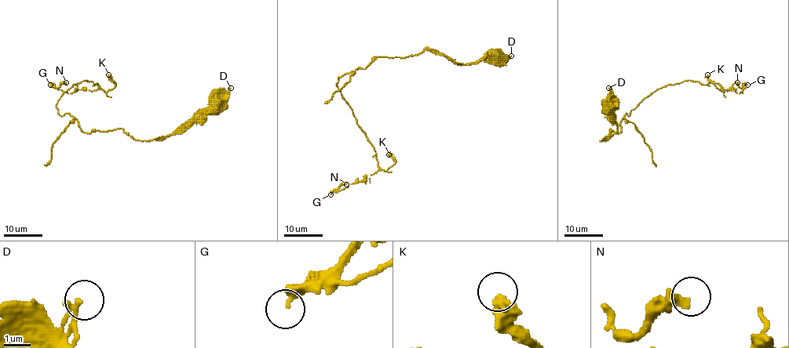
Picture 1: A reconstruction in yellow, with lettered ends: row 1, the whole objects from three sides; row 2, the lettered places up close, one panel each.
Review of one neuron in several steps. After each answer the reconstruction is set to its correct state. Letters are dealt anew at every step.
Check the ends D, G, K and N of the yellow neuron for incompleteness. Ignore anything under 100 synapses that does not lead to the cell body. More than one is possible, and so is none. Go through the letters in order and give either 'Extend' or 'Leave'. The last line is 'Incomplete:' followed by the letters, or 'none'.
D: Leave
G: Leave
K: Leave
N: Leave
Incomplete: none

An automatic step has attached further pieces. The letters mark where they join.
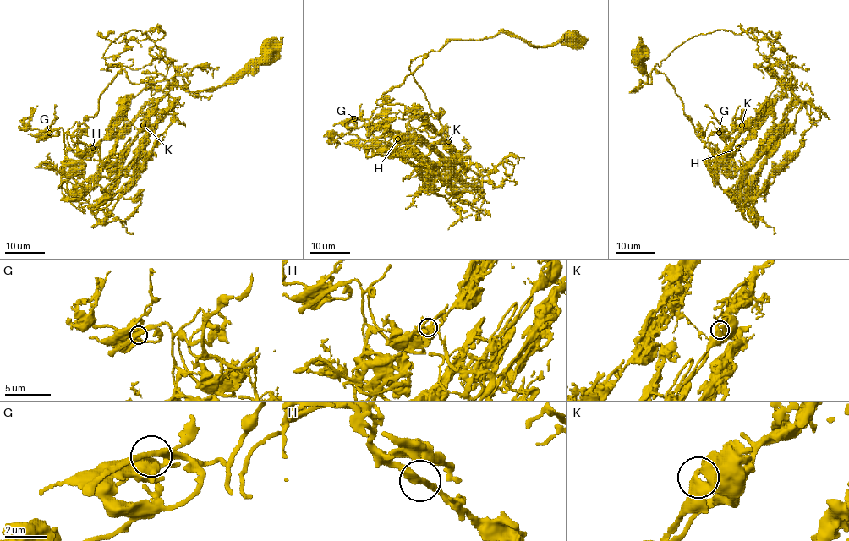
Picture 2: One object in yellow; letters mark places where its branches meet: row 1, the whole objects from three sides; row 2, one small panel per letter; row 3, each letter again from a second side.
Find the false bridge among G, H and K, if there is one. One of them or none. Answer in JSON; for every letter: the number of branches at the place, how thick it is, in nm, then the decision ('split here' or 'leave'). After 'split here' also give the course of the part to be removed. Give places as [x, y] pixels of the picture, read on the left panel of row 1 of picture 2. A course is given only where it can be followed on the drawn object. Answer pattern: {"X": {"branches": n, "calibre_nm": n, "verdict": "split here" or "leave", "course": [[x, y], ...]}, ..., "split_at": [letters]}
{"G": {"branches": 2, "calibre_nm": 320, "verdict": "leave"}, "H": {"branches": 2, "calibre_nm": 360, "verdict": "leave"}, "K": {"branches": 2, "calibre_nm": 340, "verdict": "leave"}, "split_at": []}

